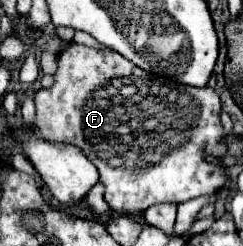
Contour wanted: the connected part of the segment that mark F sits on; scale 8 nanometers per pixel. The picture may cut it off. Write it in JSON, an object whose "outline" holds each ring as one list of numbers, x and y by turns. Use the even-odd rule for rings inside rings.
{"outline":[[71,43,59,53,53,87,37,91,37,127,49,139,61,139,79,147,85,157,99,169,99,183,105,187,105,201,109,207,123,215,139,215,157,203,183,203,199,195,219,191,225,181,225,169,209,159,221,159,225,155,223,131,219,125,221,101,219,95,209,87,189,87,165,77,157,77,139,69,135,63,119,55,117,51,93,49,81,43],[131,143,155,143,147,149,137,149],[155,151,167,151,159,161,149,159],[129,173,133,173,133,185,129,191]]}

